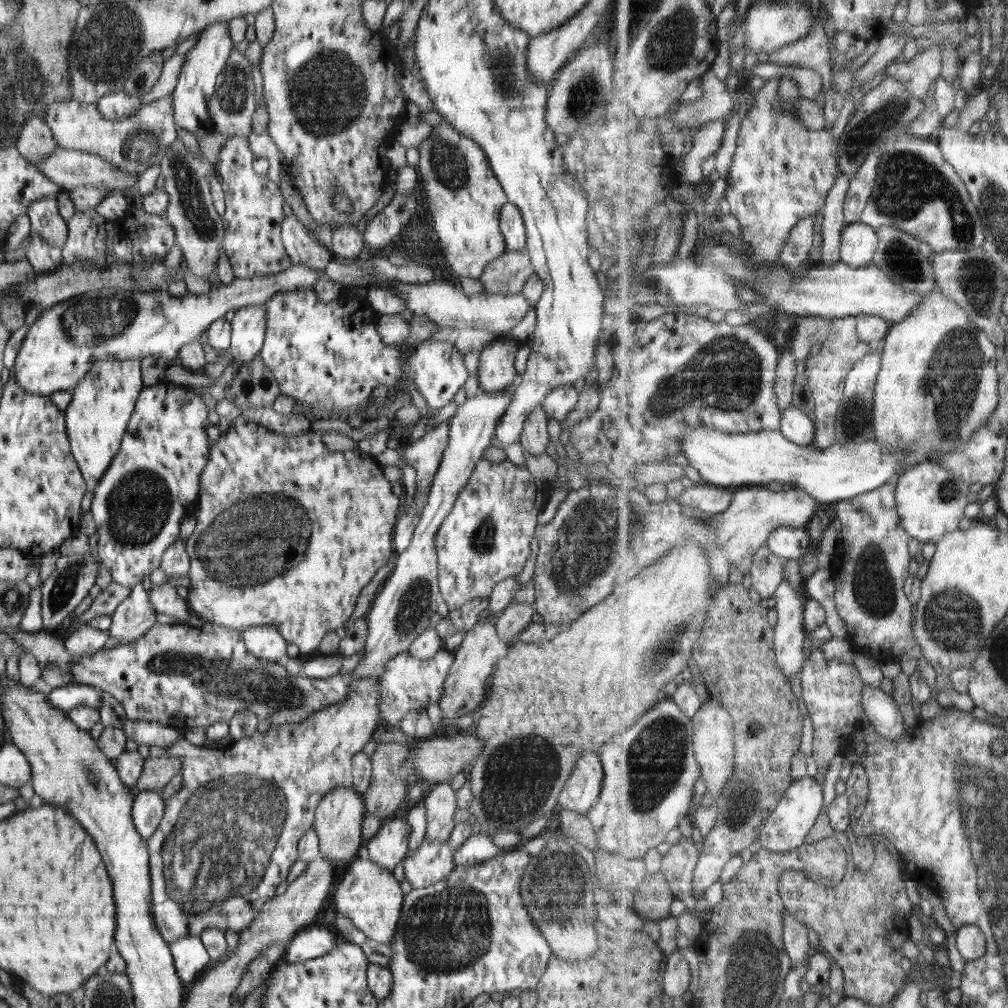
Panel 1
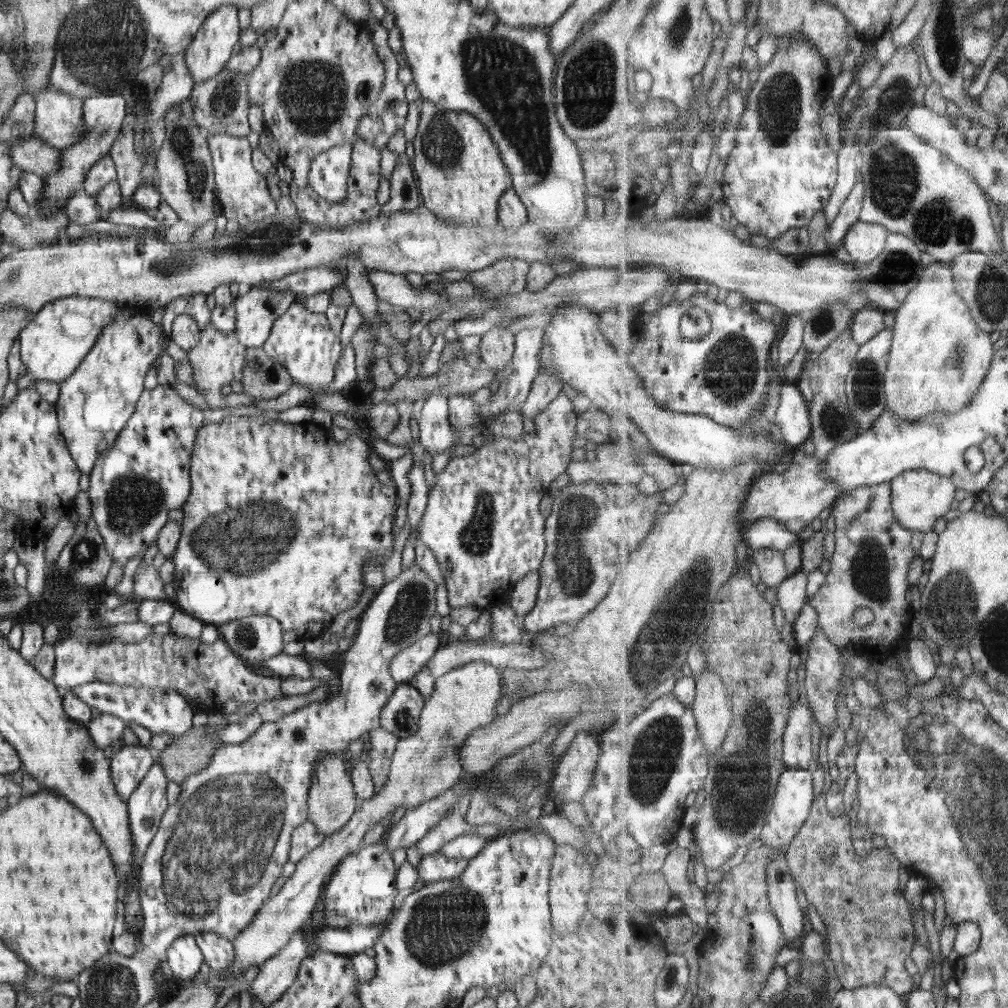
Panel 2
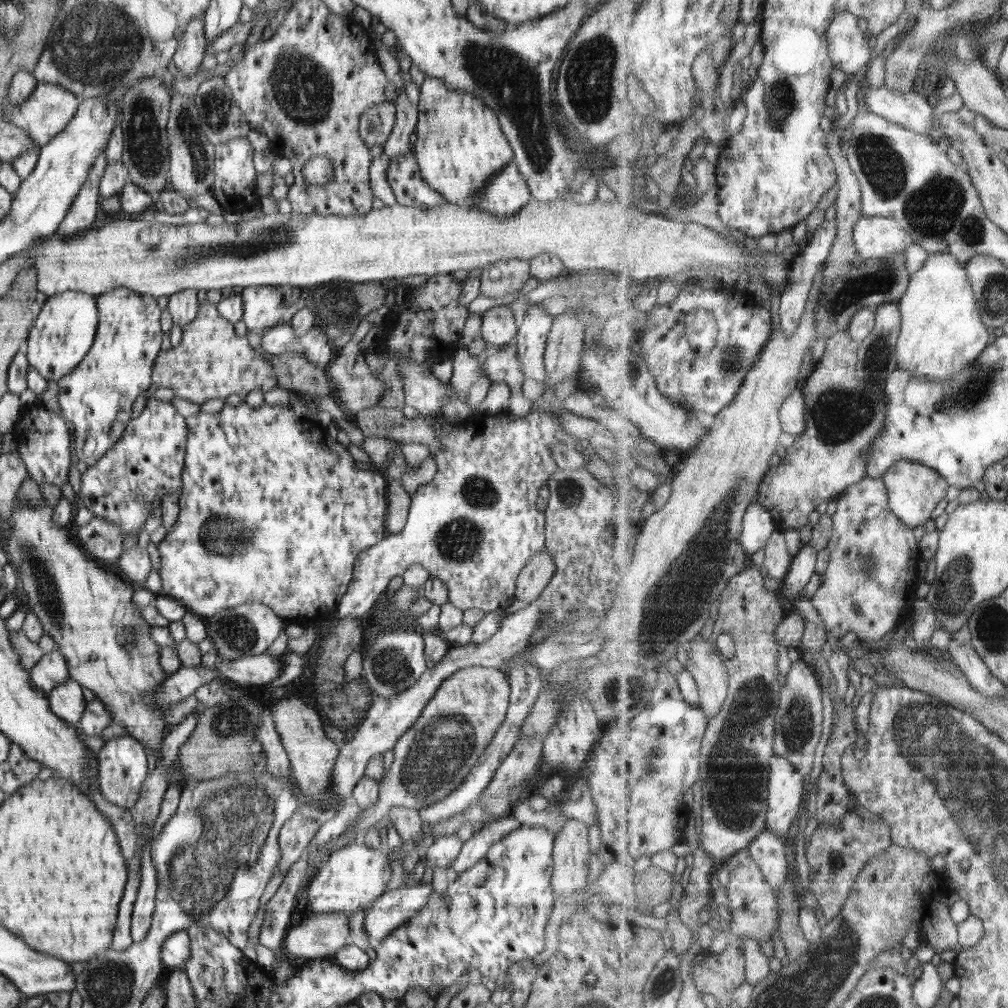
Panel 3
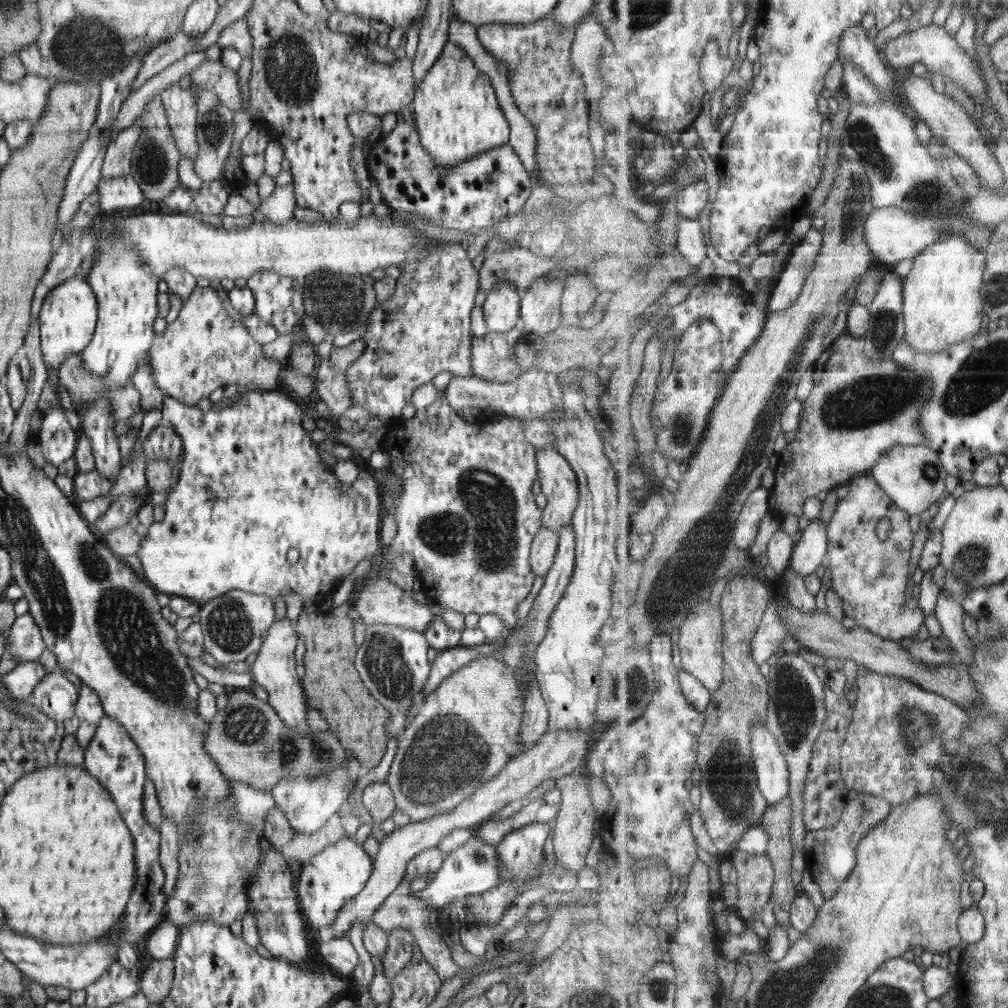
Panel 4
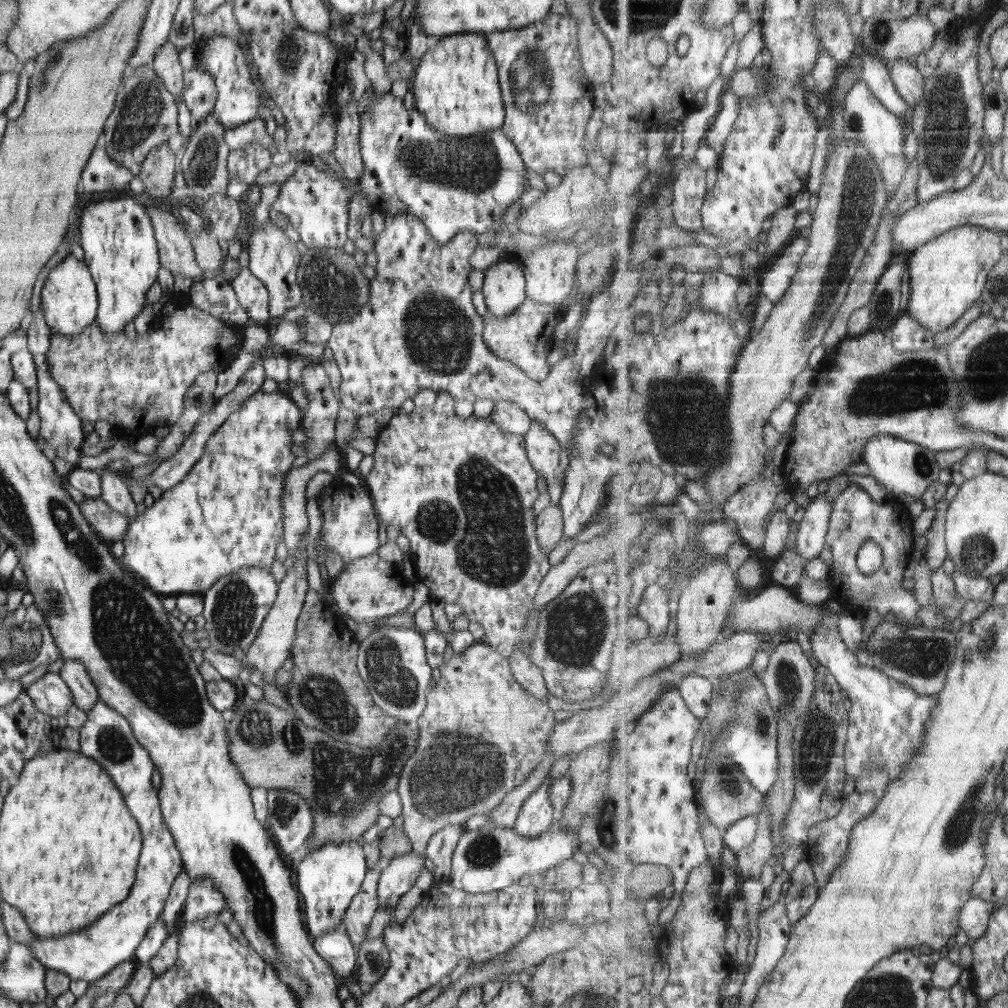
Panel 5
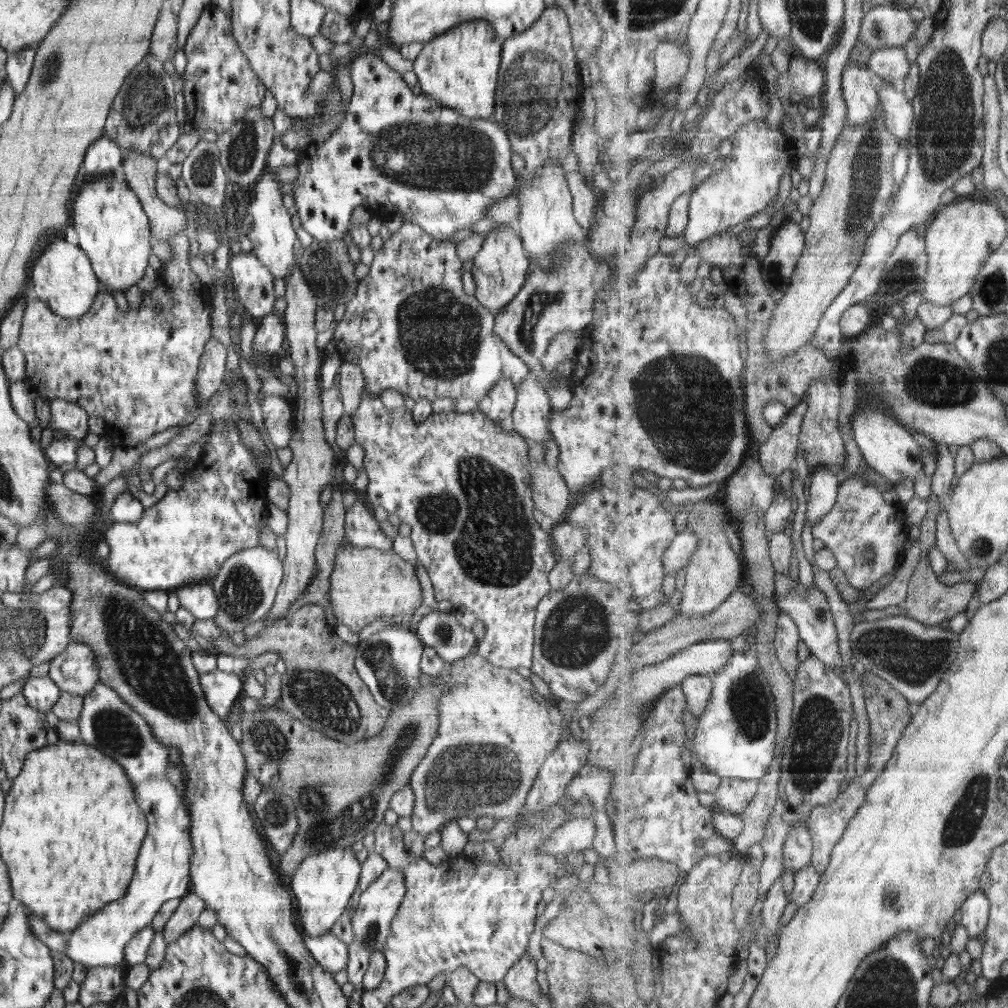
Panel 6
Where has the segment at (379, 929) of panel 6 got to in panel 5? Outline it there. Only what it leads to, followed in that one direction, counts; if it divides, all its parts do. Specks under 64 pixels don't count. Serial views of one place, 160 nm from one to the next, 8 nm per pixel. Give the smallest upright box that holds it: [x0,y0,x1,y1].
[377,849,425,908]

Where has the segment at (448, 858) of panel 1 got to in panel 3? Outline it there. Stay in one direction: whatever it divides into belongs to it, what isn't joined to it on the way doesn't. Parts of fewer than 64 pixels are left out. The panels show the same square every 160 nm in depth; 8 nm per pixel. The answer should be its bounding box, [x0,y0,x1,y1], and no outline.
[449,814,520,873]

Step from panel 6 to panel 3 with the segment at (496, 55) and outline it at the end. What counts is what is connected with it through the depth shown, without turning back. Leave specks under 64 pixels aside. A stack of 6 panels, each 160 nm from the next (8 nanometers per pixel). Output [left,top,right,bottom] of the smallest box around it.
[413,76,512,208]

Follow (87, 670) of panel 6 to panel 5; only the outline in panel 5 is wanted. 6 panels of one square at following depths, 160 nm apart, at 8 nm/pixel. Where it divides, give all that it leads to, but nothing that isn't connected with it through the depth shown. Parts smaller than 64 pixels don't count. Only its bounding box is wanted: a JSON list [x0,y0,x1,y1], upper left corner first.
[59,661,98,713]

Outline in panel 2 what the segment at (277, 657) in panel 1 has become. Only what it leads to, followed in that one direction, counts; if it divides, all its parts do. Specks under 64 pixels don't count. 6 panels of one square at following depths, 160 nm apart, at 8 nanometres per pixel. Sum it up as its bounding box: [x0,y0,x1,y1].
[218,614,283,663]

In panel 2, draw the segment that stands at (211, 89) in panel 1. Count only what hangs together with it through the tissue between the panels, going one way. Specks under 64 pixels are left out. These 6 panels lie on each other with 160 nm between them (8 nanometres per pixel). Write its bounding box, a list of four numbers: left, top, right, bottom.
[183,4,241,84]

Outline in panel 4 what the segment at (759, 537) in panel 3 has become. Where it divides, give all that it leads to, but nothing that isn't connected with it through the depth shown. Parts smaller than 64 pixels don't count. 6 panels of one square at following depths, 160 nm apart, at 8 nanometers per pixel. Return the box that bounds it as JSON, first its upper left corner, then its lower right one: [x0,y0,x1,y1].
[735,486,774,550]

